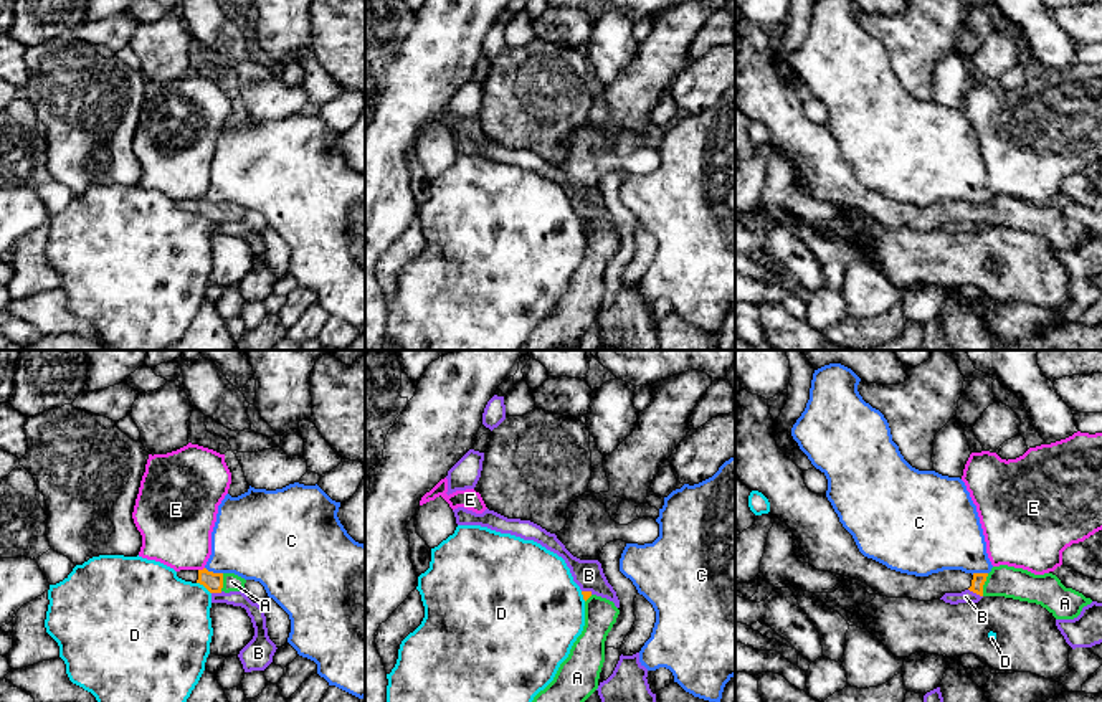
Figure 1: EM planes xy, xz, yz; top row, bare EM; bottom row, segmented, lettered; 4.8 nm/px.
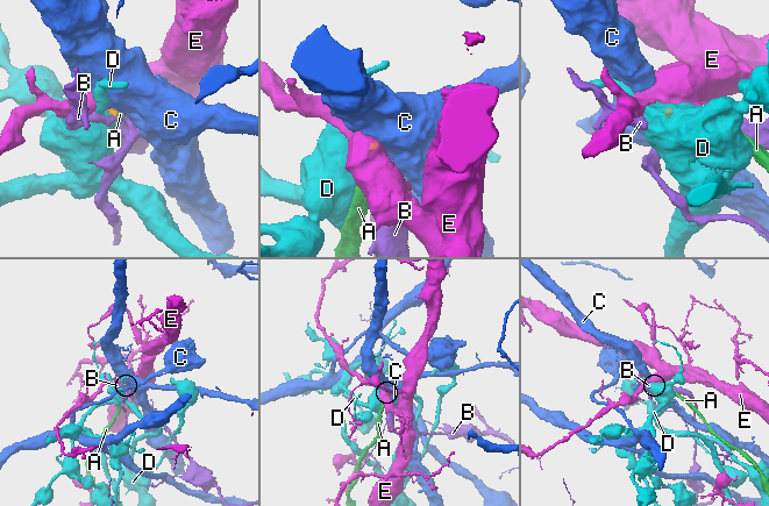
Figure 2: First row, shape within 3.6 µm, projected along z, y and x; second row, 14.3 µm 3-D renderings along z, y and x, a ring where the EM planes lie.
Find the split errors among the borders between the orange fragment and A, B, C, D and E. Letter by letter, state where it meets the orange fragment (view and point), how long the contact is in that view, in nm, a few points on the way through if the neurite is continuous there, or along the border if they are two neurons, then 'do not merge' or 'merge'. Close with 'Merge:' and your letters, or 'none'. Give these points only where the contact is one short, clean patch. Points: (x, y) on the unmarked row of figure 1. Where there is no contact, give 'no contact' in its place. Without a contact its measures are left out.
A: contact yz (983, 213); length 120 nm; merge
B: contact yz (975, 222); length 80 nm; border yz (968, 218), (982, 227); do not merge
C: contact xy (212, 202); length 90 nm; border xy (205, 197), (222, 203); do not merge
D: contact xy (204, 215); length 90 nm; border xy (197, 212), (210, 223); do not merge
E: contact xy (200, 200); length 40 nm; border xy (204, 197), (199, 200); do not merge
Merge: A

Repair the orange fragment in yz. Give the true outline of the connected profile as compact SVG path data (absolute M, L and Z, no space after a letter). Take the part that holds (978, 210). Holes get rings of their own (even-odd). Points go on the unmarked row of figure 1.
M742 18L737 31L735 104L750 121L758 121L768 129L770 144L790 157L816 200L859 210L876 225L887 228L932 231L945 223L970 220L980 226L1005 226L1041 235L1056 249L1074 249L1092 233L1082 223L1066 218L1052 203L1034 205L1000 195L990 203L943 200L915 206L864 187L826 124L811 122L803 101L777 76L768 30Z

